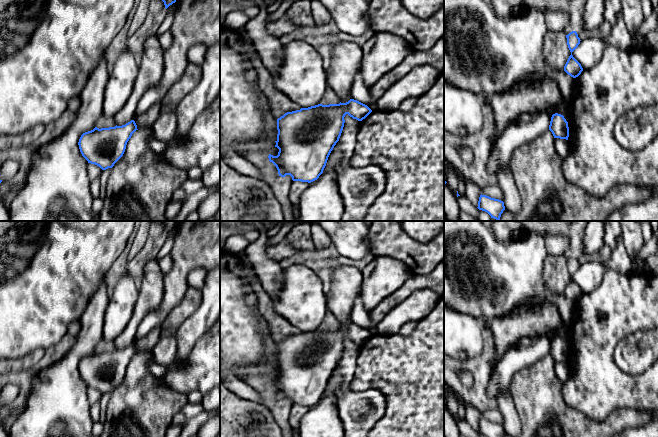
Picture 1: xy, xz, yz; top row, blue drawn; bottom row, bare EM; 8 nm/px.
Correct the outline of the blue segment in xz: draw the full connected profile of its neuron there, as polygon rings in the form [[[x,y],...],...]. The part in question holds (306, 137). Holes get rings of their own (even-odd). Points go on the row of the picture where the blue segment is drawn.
[[[354,99],[346,103],[318,104],[287,112],[277,119],[278,134],[275,147],[279,152],[277,156],[269,154],[269,161],[276,166],[279,176],[290,175],[293,181],[311,183],[323,173],[328,157],[341,136],[345,115],[362,121],[371,112],[367,105]]]

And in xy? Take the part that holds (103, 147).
[[[134,120],[122,126],[97,128],[81,135],[78,145],[82,156],[88,163],[102,170],[112,168],[123,156],[127,142],[138,130]]]

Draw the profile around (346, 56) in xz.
[[[341,41],[334,45],[329,55],[331,62],[326,70],[326,83],[339,96],[340,102],[346,103],[352,99],[350,91],[362,61],[362,46]]]

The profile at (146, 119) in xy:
[[[157,103],[149,110],[142,114],[136,114],[134,121],[137,125],[137,129],[147,128],[153,125],[161,112],[161,104]]]

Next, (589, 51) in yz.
[[[621,11],[607,38],[590,37],[581,40],[572,55],[583,69],[589,69],[601,58],[604,48],[608,45],[625,51],[632,47],[631,35],[627,30]]]

